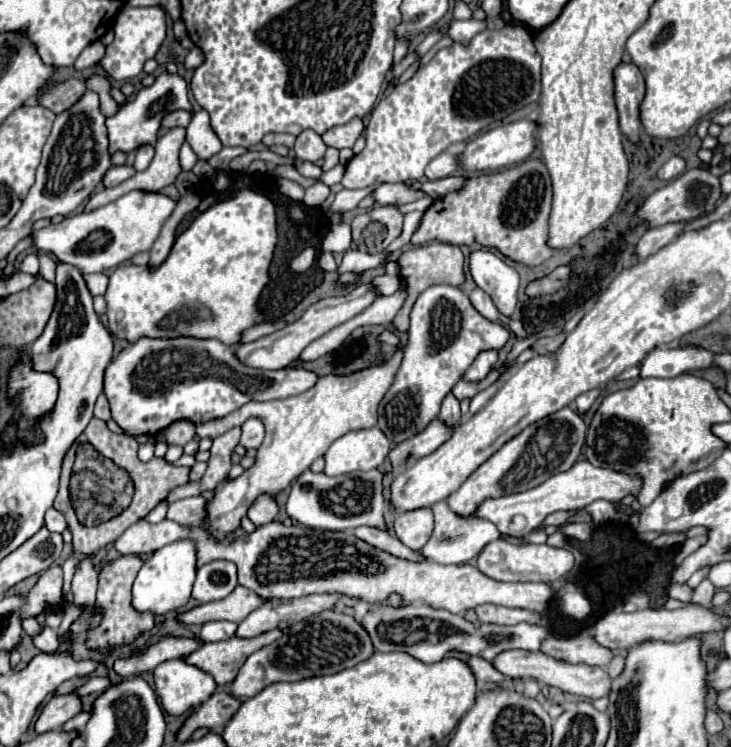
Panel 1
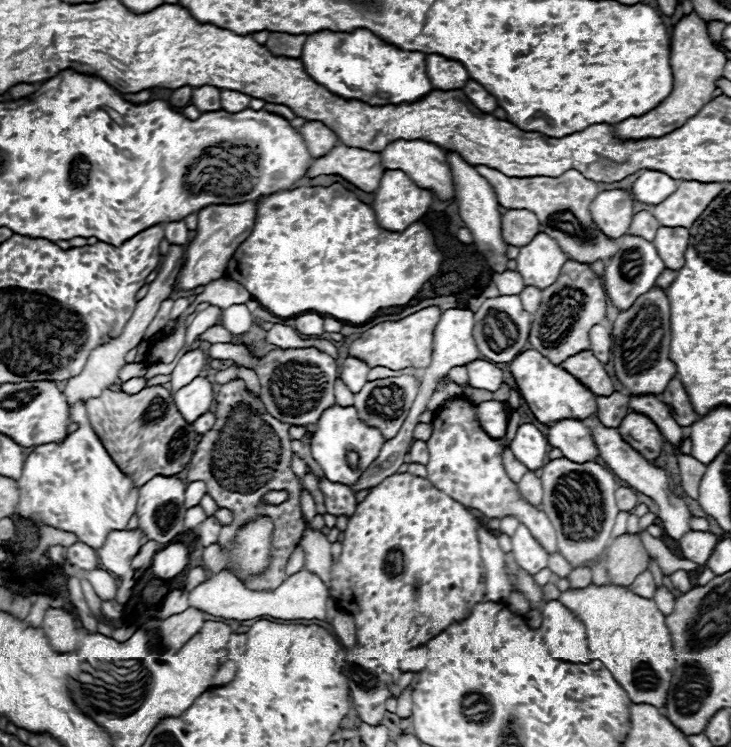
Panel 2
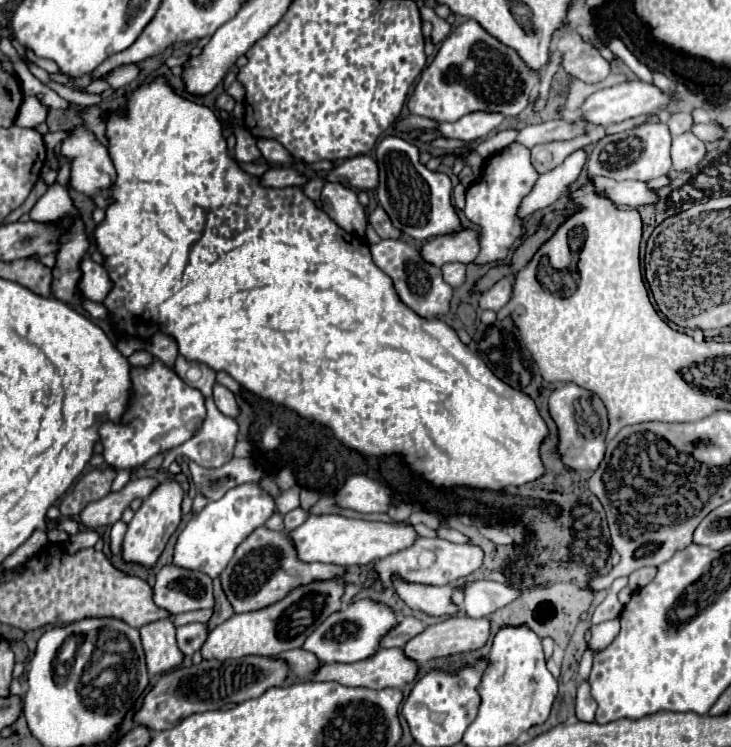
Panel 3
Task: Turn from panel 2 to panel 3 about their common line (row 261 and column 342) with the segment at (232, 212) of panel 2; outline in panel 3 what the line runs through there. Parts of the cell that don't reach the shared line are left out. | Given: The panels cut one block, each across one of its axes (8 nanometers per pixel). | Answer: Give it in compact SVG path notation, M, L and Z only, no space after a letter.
M326 184L322 188L324 212L348 234L366 236L366 212L354 190L344 184Z

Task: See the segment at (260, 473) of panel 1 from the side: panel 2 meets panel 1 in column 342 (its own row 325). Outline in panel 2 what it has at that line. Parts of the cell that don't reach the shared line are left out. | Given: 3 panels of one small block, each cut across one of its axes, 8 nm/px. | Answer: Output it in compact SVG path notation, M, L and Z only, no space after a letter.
M436 306L418 310L402 320L394 322L380 322L366 330L358 340L354 340L348 348L348 356L354 356L362 362L366 362L370 368L384 366L390 370L402 370L402 368L426 368L430 364L432 356L432 338L434 338L434 326L440 320L440 310Z

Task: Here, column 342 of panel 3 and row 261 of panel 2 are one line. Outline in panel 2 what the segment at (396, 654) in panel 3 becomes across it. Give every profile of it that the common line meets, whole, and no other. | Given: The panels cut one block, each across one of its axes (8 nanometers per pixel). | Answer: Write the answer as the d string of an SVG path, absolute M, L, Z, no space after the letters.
M658 228L656 238L652 240L658 256L666 262L668 270L680 270L684 266L684 252L688 246L688 230L686 228Z

